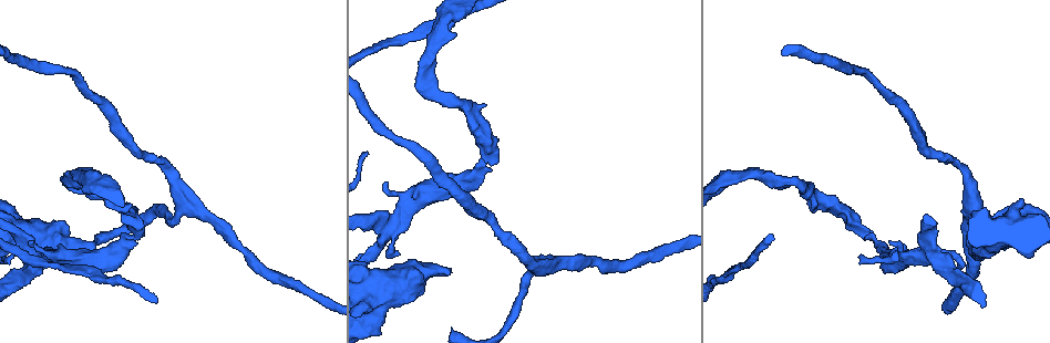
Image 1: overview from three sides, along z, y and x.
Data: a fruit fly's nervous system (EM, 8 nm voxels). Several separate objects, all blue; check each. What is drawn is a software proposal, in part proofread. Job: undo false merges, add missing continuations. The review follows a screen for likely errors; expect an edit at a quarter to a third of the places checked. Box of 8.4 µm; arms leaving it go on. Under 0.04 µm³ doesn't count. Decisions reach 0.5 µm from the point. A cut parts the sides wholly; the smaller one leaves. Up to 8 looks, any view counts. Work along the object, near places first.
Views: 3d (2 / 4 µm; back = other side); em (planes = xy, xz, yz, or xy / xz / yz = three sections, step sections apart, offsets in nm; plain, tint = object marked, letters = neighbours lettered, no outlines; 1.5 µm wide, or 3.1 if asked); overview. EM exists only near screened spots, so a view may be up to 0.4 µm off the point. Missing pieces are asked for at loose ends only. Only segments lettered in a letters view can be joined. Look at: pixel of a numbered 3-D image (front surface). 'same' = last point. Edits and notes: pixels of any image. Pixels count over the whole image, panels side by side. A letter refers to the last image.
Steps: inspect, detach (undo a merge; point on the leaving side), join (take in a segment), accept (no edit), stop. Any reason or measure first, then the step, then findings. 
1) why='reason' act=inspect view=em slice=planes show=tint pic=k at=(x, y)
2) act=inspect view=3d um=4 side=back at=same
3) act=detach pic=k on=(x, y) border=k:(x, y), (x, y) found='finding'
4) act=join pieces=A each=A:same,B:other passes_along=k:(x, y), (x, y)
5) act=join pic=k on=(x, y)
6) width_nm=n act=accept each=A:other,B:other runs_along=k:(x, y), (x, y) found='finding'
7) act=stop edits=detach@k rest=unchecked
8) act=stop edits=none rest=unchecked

why='thick turns thin' act=inspect view=em slice=planes show=letters pic=1 at=(873, 238)

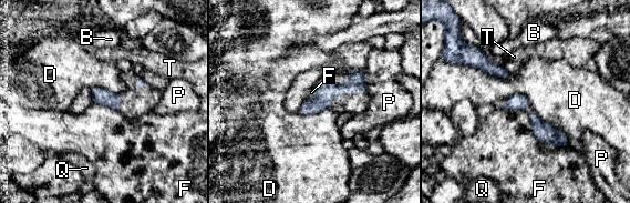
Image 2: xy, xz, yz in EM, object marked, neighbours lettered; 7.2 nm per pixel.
act=accept each=B:other,D:other,F:other,P:other,Q:other,T:other runs_along=2:(361, 73), (346, 90), (331, 90), (302, 111) found='continuous, no second neuron'

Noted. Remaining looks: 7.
why='abrupt turn' act=inspect view=em slice=planes show=letters pic=1 at=(424, 89)

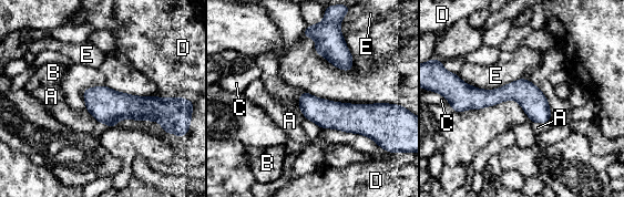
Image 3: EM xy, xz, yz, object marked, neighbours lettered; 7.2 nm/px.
act=accept each=A:other,B:other,C:other,D:other,E:other runs_along=3:(453, 85), (524, 94), (548, 117) found='one neuron here'

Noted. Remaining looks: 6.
why='end of a long branch' act=inspect view=em slice=planes show=letters pic=1 at=(97, 239)

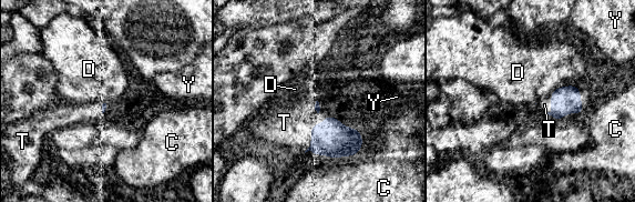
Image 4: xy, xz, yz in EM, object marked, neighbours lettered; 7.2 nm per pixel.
act=join pieces=T each=C:other,D:other,T:same,Y:other found='the neuron continues'

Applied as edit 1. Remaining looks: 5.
act=stop edits=join@4 rest=unchecked

